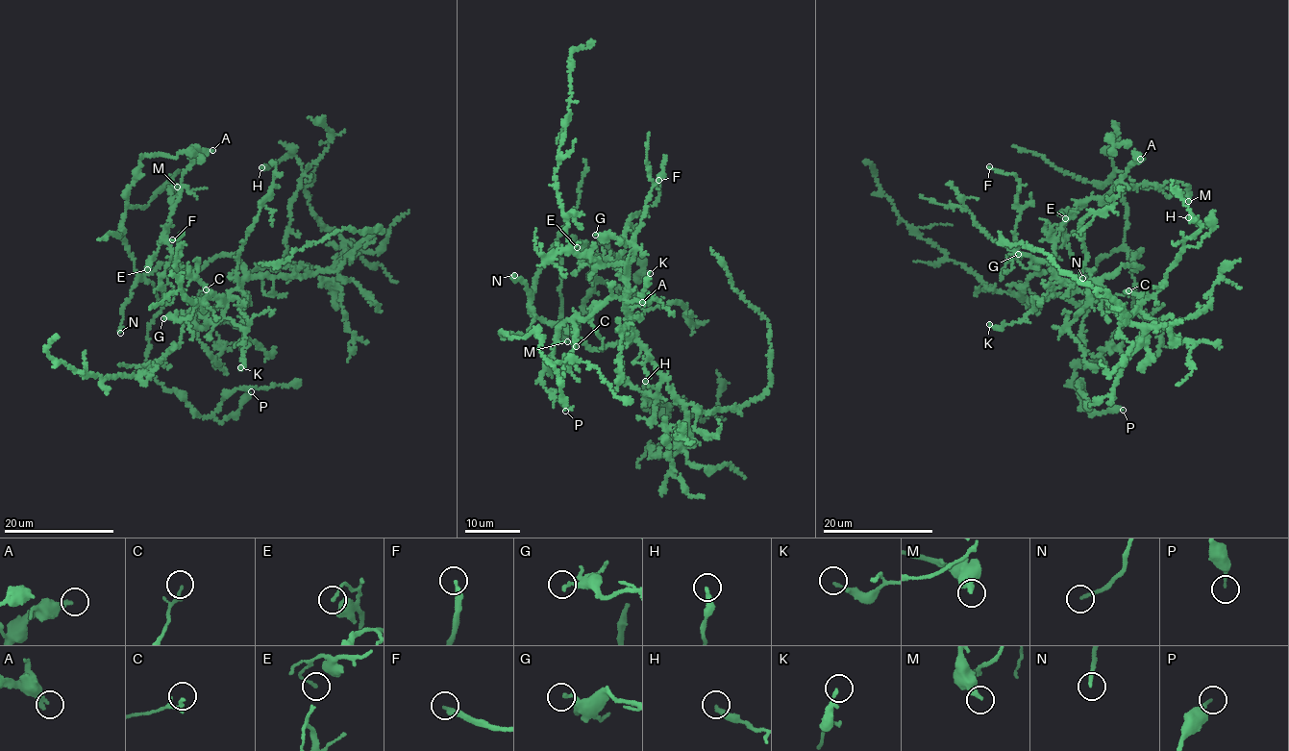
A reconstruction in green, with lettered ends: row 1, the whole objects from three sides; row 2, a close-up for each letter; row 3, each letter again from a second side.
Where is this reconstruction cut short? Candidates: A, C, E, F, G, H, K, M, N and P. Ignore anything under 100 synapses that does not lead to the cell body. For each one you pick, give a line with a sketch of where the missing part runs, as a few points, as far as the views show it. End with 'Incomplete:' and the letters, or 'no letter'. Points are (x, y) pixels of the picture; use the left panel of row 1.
N: (120, 333), (125, 399), (121, 405), (108, 405), (74, 385), (88, 392), (75, 400)
Incomplete: N

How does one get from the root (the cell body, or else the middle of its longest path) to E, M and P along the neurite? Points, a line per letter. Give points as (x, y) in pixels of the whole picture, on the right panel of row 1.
E: (1123, 267), (1087, 283), (1061, 280), (1053, 263), (1053, 234), (1085, 205), (1066, 209), (1060, 214), (1065, 218)
M: (1123, 267), (1087, 283), (1061, 280), (1053, 234), (1081, 205), (1114, 190), (1153, 185), (1188, 201)
P: (1123, 267), (1140, 266), (1140, 251), (1128, 257), (1133, 314), (1072, 382), (1080, 409), (1123, 410)

